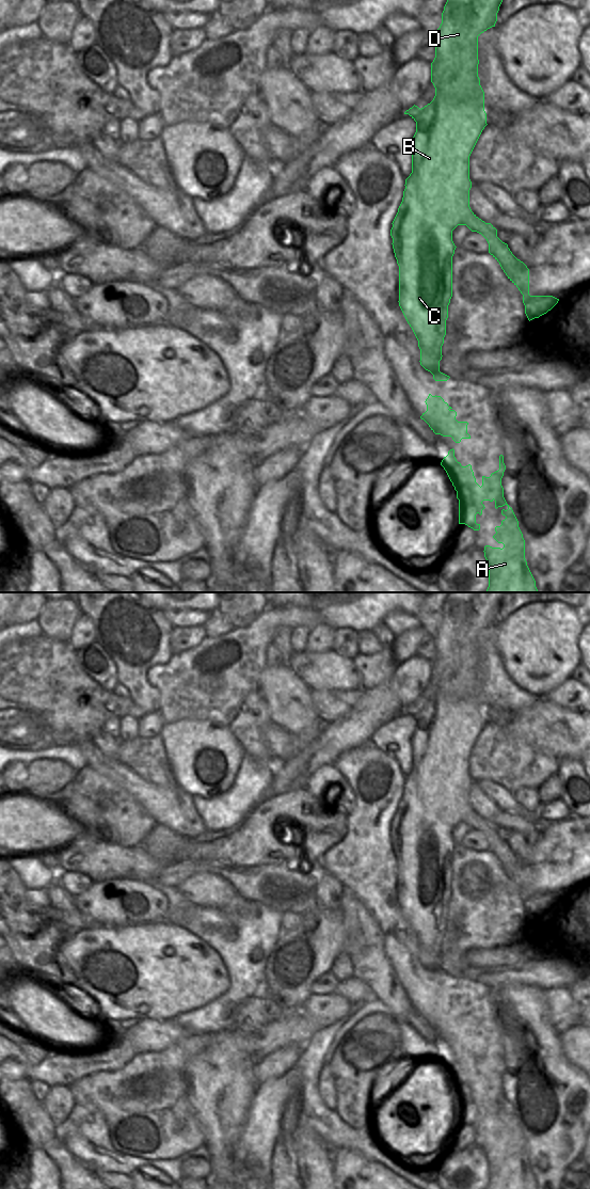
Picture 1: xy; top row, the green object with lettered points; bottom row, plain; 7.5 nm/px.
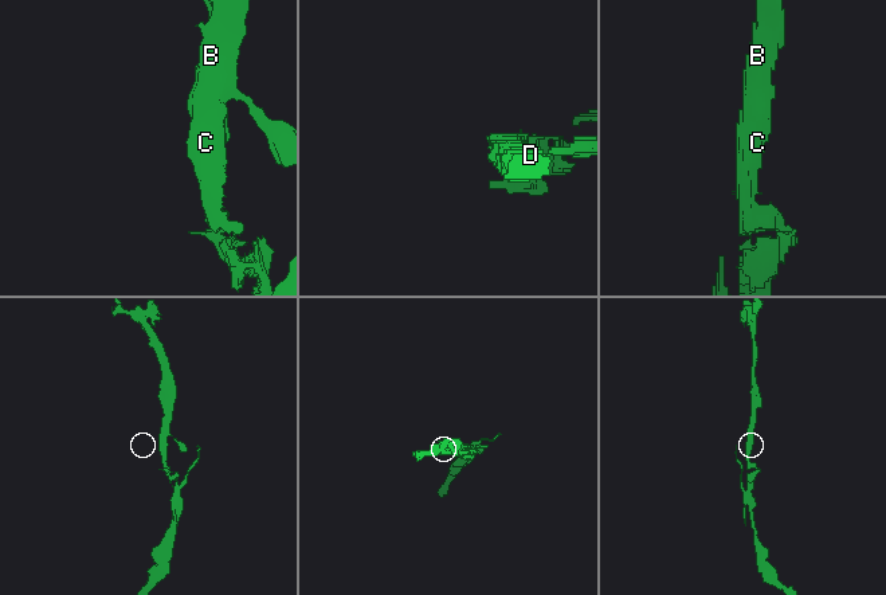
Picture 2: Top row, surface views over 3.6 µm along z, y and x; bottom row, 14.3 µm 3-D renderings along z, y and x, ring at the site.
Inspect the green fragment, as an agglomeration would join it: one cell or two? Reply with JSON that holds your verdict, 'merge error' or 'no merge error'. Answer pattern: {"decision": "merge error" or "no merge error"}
{"decision": "no merge error"}

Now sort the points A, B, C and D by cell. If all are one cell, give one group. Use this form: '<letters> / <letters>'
A B C D

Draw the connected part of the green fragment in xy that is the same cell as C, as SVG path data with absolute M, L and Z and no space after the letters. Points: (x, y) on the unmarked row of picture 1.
M451 592L442 611L442 621L435 632L431 635L434 643L435 643L435 655L431 661L431 680L435 685L435 694L433 698L425 703L424 706L419 707L417 703L413 703L409 708L404 710L404 712L409 712L415 719L416 719L416 730L412 736L412 771L405 777L405 787L403 789L402 799L398 806L398 810L393 819L393 825L390 827L390 834L393 836L393 846L395 851L395 855L397 857L397 861L399 863L399 904L412 925L417 938L418 945L420 947L420 963L428 969L433 972L433 977L435 979L447 979L450 974L440 969L440 958L442 957L442 944L444 941L444 935L446 933L446 918L448 916L448 903L450 901L450 897L452 894L452 854L455 852L456 843L452 839L452 828L458 823L466 823L472 829L477 829L481 831L489 841L489 851L499 860L501 867L508 874L508 876L519 886L521 891L523 892L523 901L525 903L525 911L528 918L532 918L535 916L539 916L540 914L546 911L551 908L559 899L559 897L553 893L530 893L529 892L529 867L527 863L517 857L510 846L508 842L503 840L497 835L497 827L491 822L485 821L481 817L479 817L471 807L469 805L469 788L472 786L472 779L469 777L469 754L482 730L487 722L487 711L484 709L484 689L480 683L480 677L478 675L478 634L487 629L488 627L495 624L497 619L497 611L499 608L499 604L504 598L506 592Z

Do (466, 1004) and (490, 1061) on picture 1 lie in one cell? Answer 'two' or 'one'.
one

